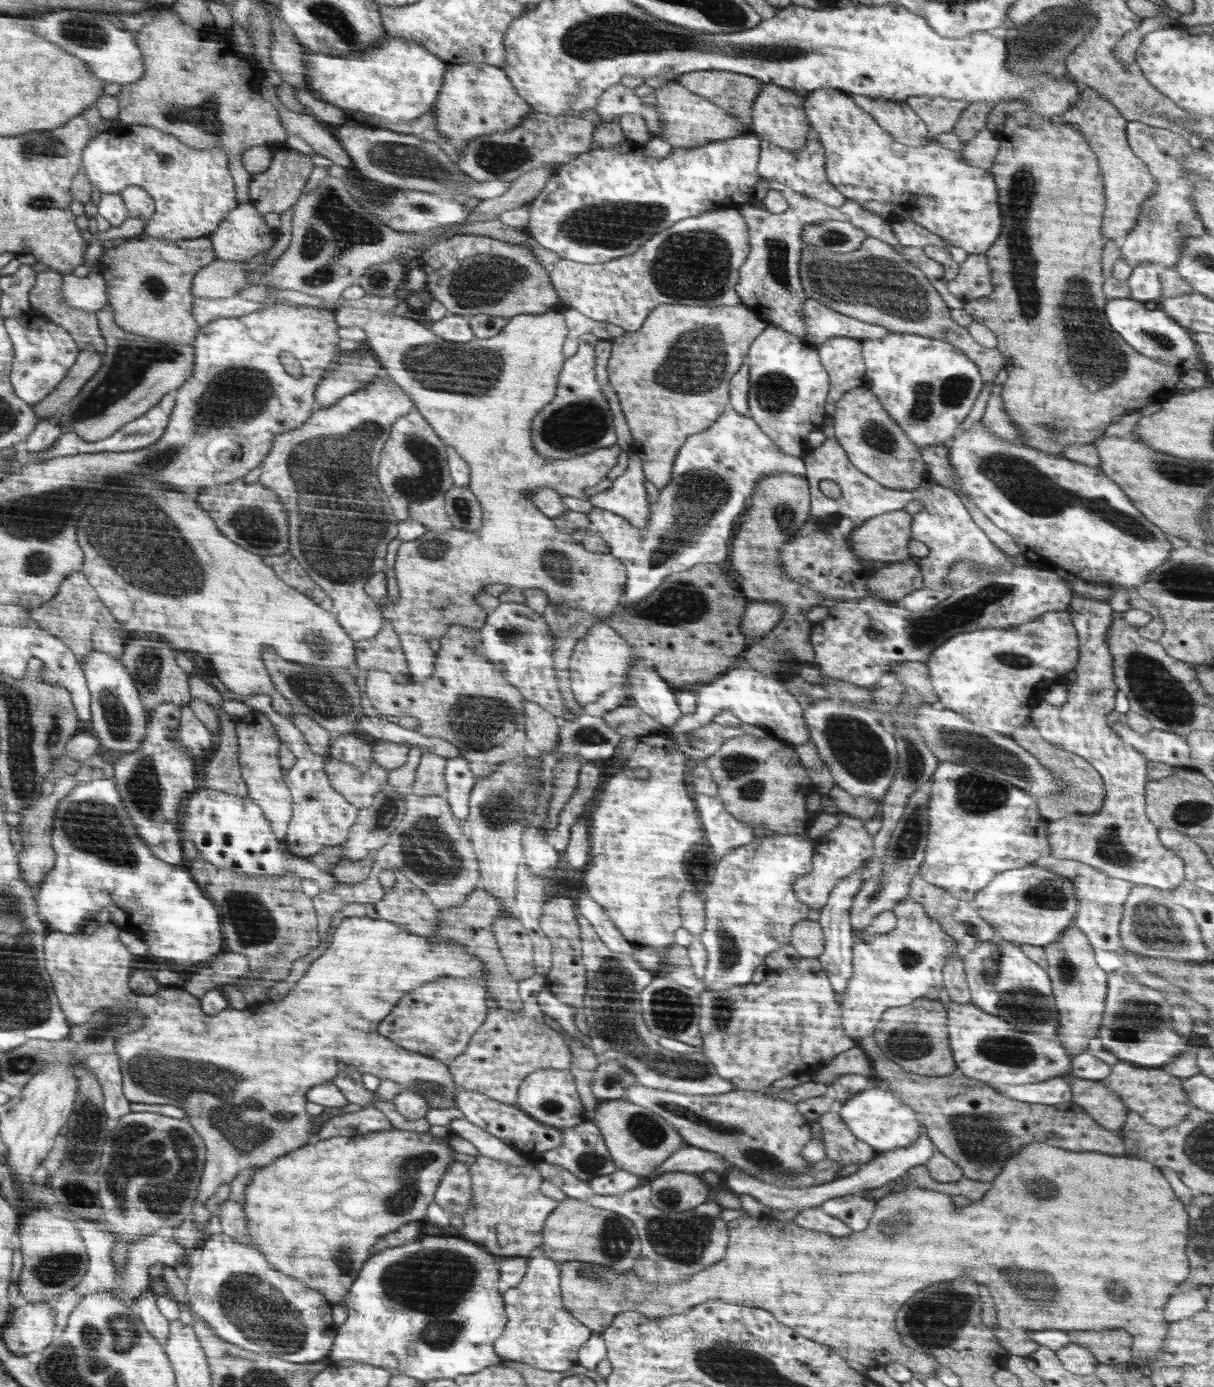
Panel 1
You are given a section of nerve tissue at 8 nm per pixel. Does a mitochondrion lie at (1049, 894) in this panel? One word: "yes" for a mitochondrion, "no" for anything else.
yes

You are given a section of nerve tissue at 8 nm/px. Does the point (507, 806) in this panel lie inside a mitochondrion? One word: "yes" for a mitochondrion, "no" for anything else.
yes

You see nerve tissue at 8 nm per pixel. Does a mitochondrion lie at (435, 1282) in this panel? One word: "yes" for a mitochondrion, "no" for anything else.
yes

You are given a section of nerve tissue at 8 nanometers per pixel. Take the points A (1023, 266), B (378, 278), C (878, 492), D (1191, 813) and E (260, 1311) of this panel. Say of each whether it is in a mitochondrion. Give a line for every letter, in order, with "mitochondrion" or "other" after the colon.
A: mitochondrion
B: mitochondrion
C: other
D: mitochondrion
E: mitochondrion

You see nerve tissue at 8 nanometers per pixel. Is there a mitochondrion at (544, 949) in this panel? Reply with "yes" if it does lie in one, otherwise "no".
no

